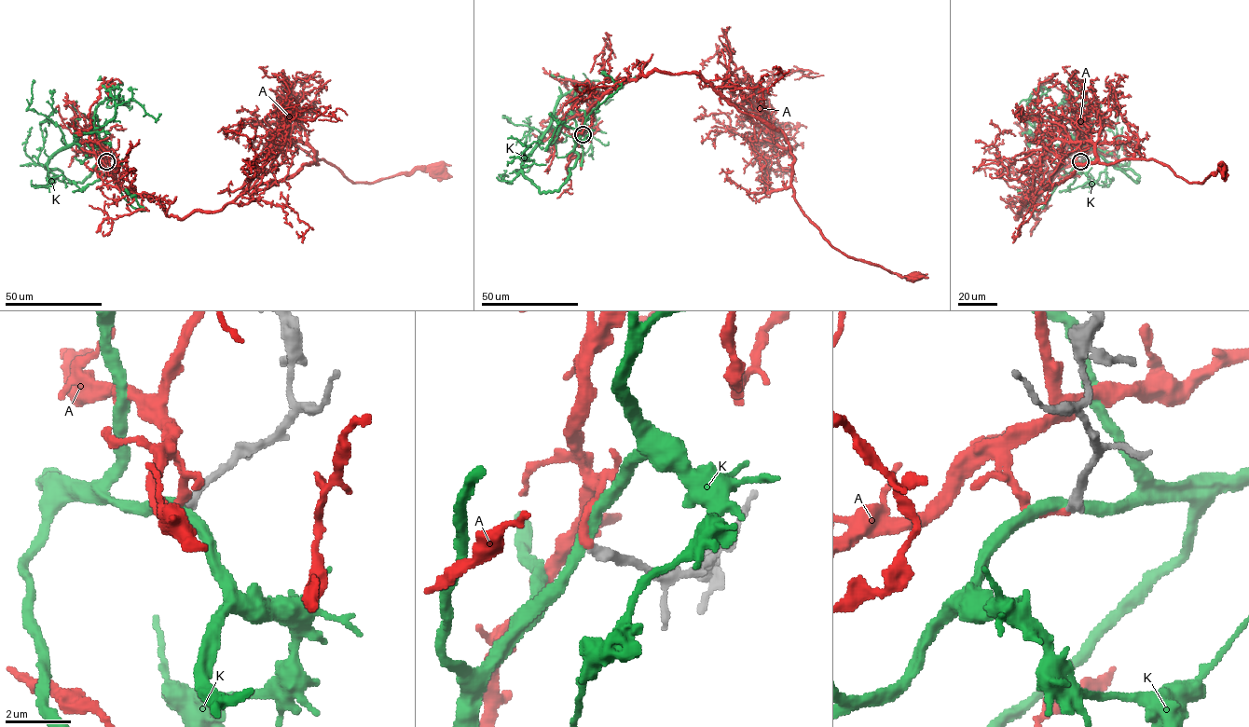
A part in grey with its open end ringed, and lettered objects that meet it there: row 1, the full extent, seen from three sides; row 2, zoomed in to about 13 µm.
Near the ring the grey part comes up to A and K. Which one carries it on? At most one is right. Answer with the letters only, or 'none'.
A

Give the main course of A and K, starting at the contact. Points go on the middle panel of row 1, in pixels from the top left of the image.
A: (583, 134), (587, 111), (616, 87), (655, 70), (698, 73), (784, 134), (794, 199), (831, 245), (912, 278)
K: (583, 134), (569, 179), (541, 192), (522, 162), (556, 102), (592, 81), (617, 89), (635, 78)

